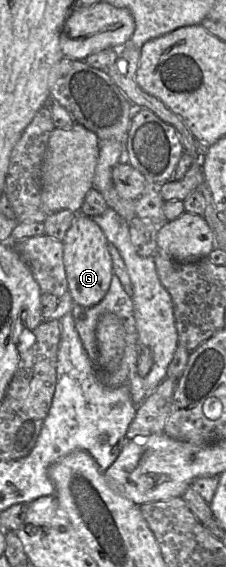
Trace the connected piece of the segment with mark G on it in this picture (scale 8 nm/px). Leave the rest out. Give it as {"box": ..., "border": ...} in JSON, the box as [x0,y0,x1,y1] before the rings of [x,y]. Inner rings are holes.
{"box":[62,214,113,307],"border":[[[76,214],[62,243],[68,291],[73,302],[82,307],[92,307],[98,304],[105,297],[113,275],[112,259],[108,249],[109,242],[103,231],[91,217]]]}

